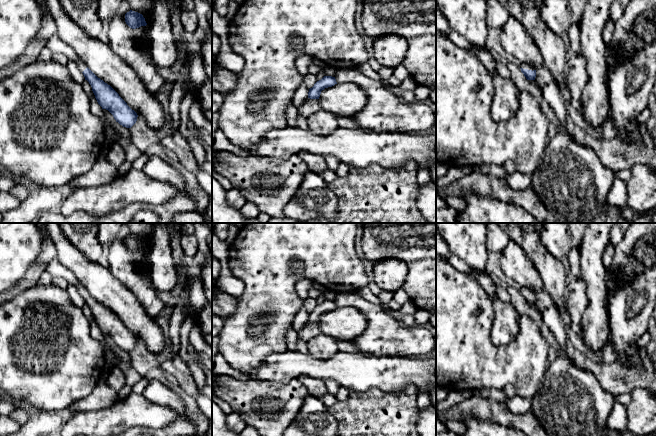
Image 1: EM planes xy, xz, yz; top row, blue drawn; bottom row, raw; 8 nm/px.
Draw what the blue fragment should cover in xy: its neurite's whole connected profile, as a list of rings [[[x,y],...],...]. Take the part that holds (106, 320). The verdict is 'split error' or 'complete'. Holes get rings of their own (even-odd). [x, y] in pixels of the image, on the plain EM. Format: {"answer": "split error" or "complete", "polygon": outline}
{"answer": "split error", "polygon": [[[82,285],[76,286],[85,304],[89,306],[98,328],[108,334],[120,349],[131,352],[137,345],[137,337],[132,334],[119,318],[98,302]]]}

